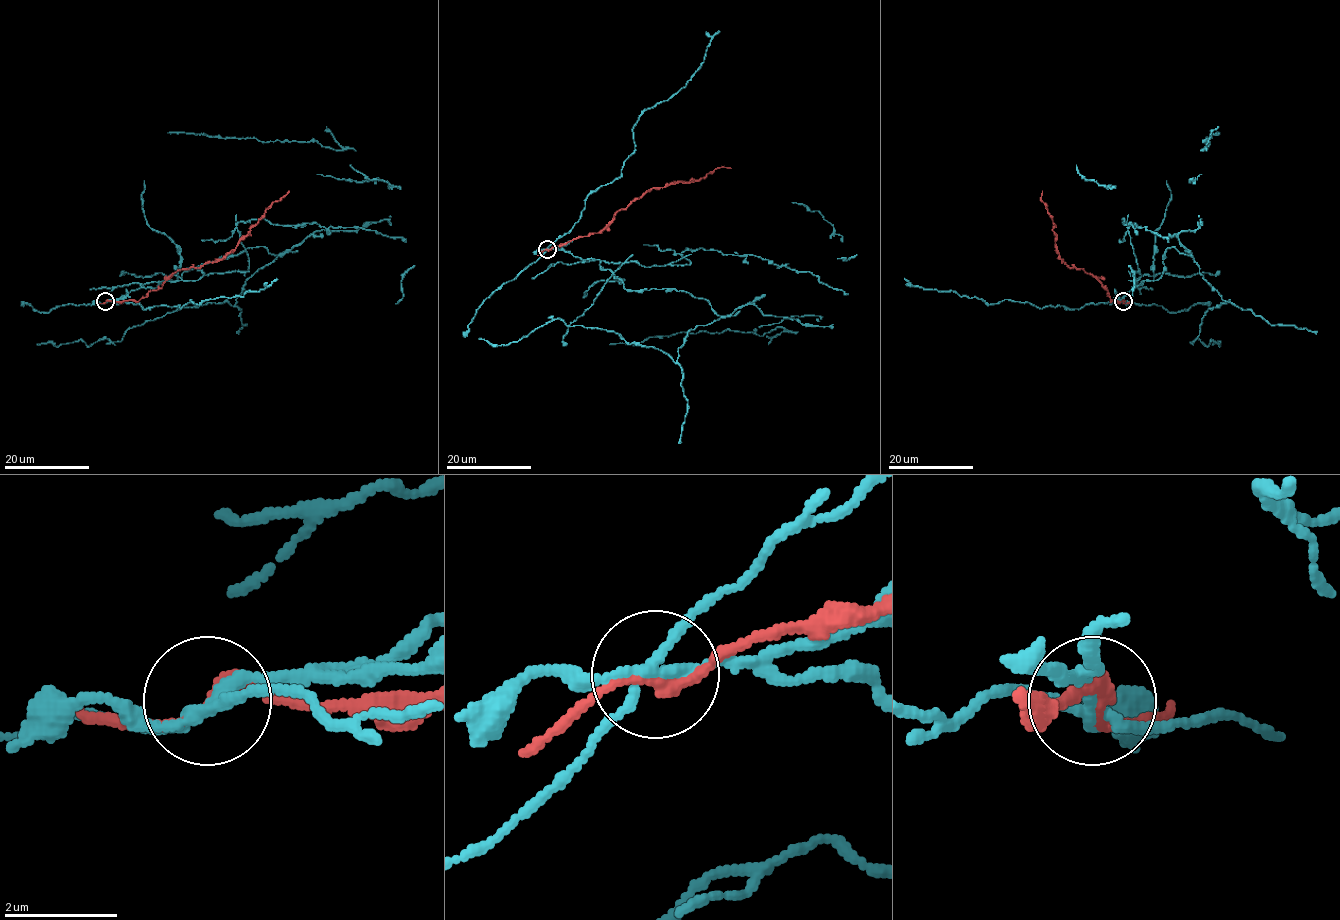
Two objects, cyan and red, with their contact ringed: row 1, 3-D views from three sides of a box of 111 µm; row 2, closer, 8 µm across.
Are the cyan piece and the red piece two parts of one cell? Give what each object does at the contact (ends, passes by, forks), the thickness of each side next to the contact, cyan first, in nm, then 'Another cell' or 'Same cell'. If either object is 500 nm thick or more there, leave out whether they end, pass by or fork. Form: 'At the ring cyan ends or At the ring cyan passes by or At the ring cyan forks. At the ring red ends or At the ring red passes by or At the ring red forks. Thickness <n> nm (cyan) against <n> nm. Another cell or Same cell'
At the ring cyan forks. At the ring red passes by. Thickness 200 nm (cyan) against 200 nm. Another cell

